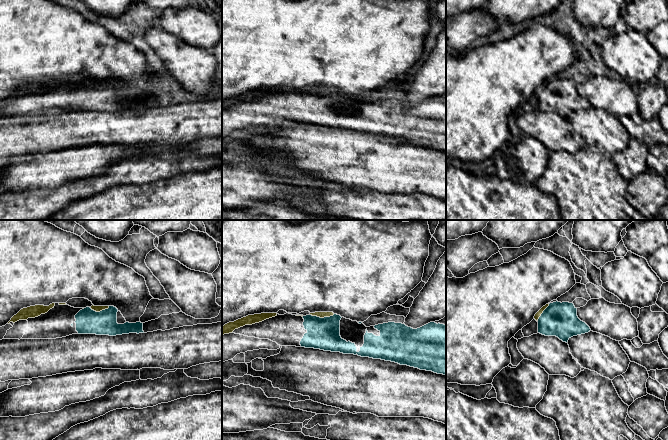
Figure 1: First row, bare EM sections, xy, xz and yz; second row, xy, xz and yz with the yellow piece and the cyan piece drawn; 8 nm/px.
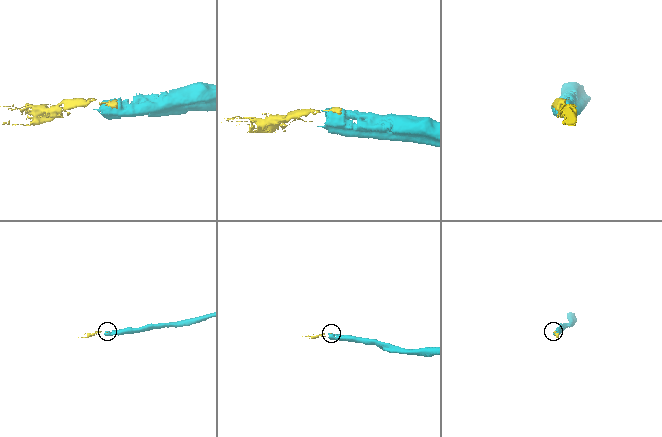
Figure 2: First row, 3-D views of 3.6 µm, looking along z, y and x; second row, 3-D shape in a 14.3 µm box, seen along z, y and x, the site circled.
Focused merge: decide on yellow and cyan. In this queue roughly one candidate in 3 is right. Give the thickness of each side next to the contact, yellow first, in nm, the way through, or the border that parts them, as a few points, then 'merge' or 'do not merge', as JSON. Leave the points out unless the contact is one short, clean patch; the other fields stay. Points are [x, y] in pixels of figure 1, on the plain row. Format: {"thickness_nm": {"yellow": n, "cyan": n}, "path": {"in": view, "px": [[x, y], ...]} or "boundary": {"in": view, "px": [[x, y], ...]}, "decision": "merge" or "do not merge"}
{"thickness_nm": {"yellow": 50, "cyan": 260}, "path": {"in": "xz", "px": [[319, 90], [322, 93], [322, 109]]}, "decision": "merge"}

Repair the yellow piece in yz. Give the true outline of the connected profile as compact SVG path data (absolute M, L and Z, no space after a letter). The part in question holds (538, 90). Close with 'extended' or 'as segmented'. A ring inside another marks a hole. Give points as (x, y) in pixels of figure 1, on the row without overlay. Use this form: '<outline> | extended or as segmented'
M553 78L543 82L534 92L538 109L556 112L563 118L577 111L590 108L590 103L577 92L577 84L569 78Z | extended

